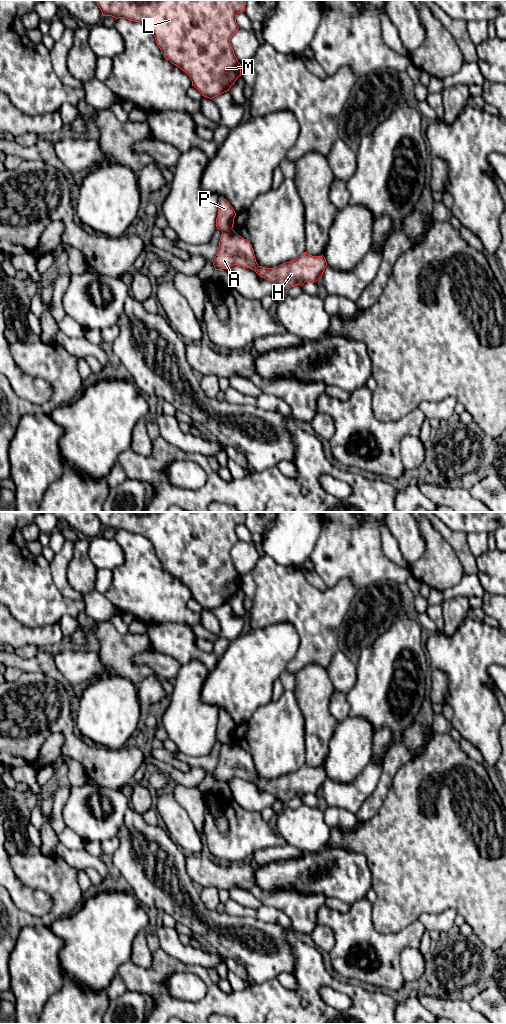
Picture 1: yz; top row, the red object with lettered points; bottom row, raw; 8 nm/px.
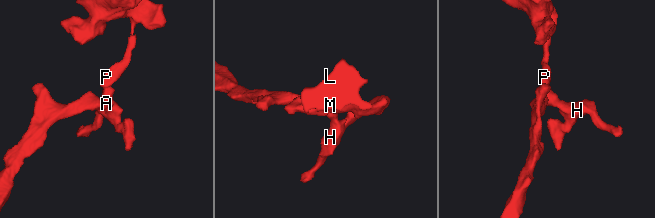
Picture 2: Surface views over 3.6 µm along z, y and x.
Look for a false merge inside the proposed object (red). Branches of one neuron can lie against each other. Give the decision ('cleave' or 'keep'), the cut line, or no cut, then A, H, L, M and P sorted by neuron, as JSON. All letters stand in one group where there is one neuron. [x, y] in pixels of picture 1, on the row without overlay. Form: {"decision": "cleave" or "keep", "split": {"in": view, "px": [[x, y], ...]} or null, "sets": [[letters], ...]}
{"decision": "cleave", "split": {"in": "yz", "px": [[231, 740], [222, 744]]}, "sets": [["A", "H"], ["L", "M", "P"]]}

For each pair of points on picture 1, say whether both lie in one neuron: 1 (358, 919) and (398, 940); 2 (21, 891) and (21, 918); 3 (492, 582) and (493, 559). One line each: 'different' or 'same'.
1: same
2: different
3: same

